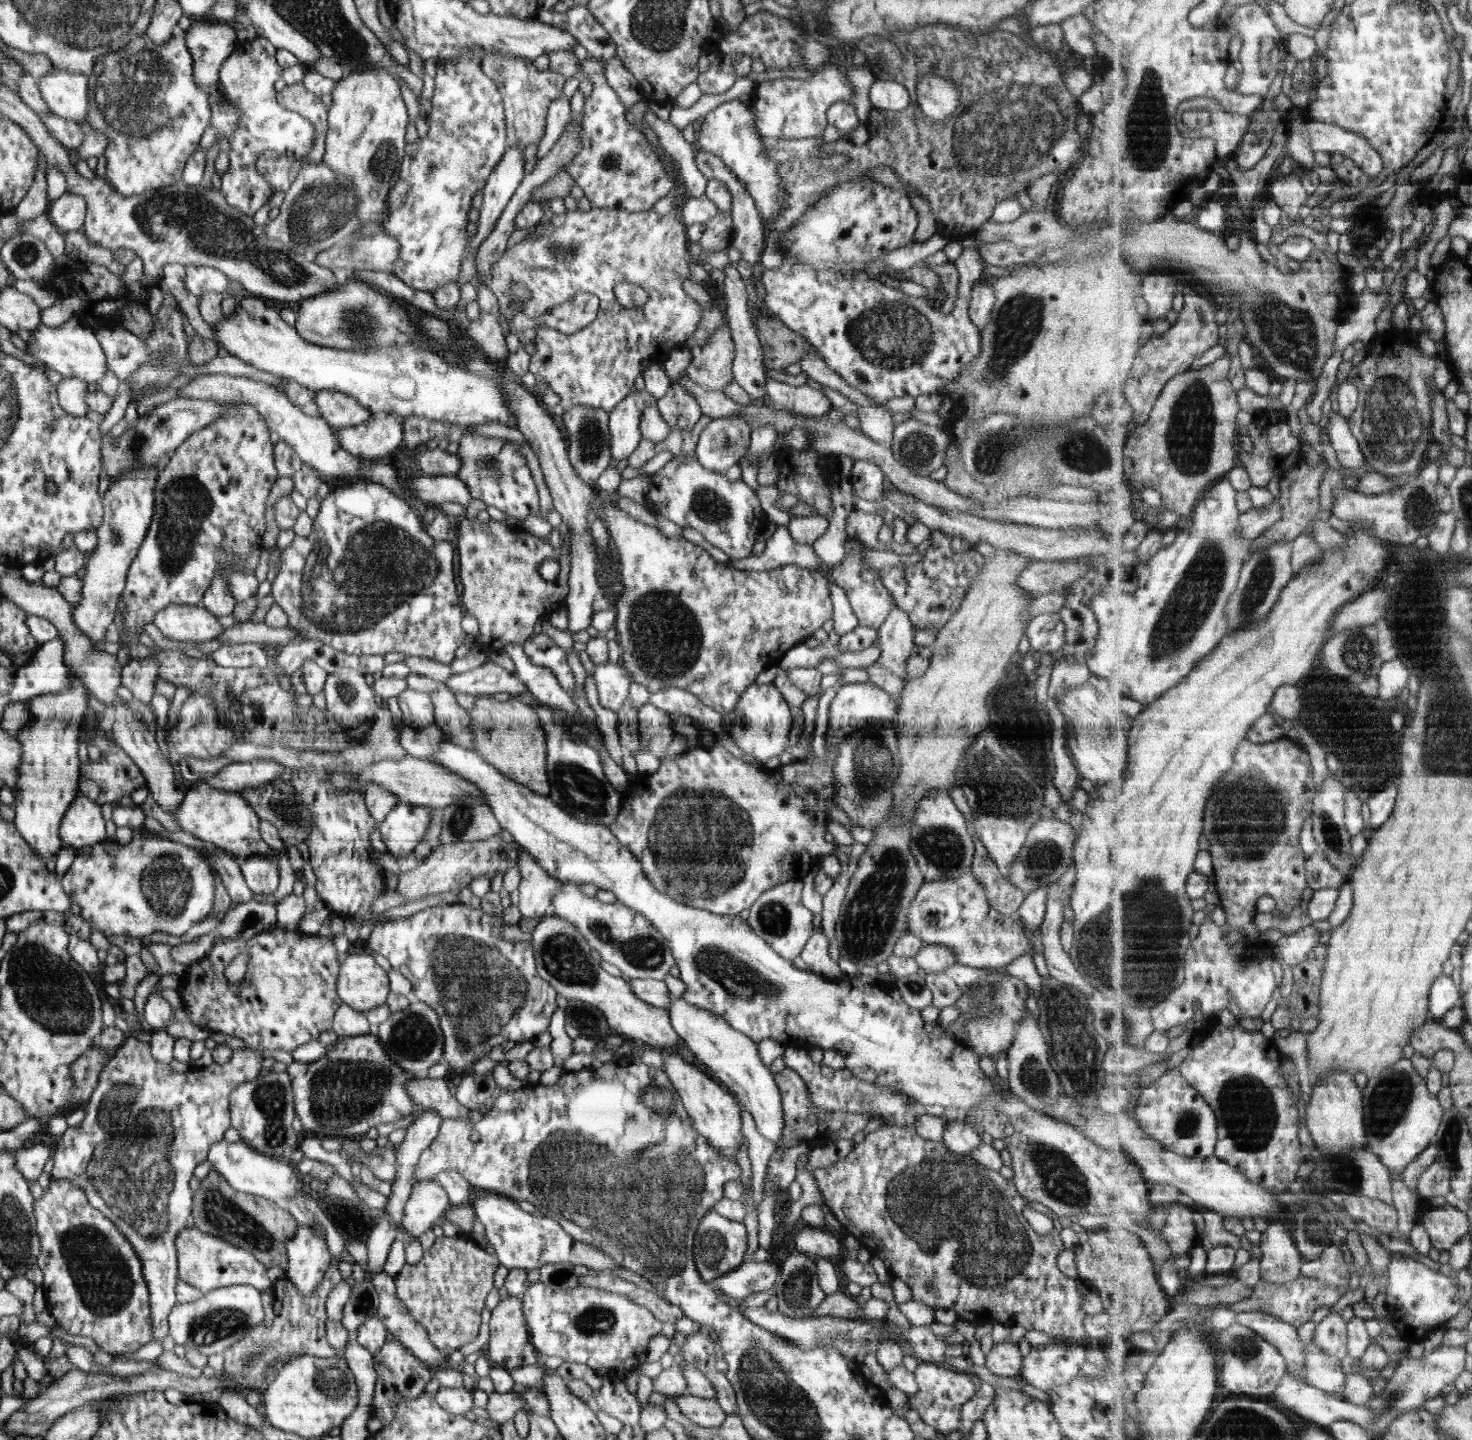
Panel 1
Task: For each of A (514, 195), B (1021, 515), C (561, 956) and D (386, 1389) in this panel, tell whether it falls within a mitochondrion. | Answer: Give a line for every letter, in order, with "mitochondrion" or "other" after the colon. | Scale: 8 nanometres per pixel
A: other
B: other
C: mitochondrion
D: other

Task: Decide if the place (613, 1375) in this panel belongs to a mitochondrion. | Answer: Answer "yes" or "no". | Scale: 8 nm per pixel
no

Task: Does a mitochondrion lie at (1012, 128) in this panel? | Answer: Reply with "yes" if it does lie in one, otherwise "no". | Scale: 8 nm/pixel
yes

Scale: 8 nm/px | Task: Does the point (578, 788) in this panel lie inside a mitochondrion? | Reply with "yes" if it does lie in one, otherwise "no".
yes

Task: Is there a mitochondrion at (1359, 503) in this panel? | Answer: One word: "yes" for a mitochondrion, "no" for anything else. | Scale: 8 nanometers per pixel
no

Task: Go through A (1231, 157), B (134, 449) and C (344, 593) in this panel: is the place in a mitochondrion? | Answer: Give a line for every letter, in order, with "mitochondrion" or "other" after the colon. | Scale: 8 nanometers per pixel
A: other
B: mitochondrion
C: mitochondrion

